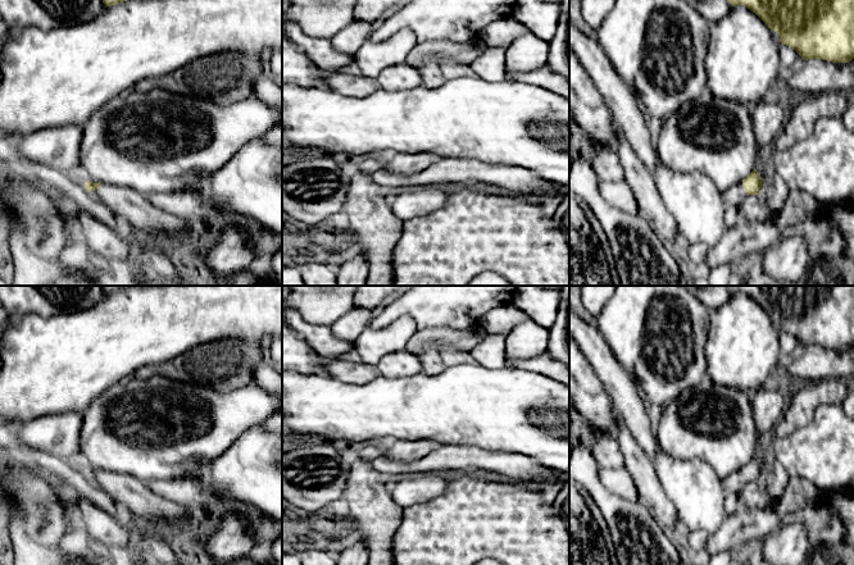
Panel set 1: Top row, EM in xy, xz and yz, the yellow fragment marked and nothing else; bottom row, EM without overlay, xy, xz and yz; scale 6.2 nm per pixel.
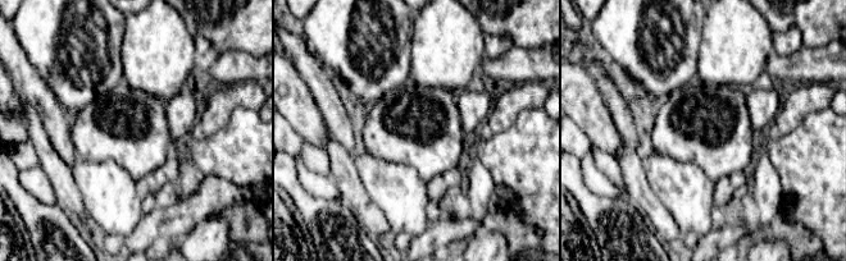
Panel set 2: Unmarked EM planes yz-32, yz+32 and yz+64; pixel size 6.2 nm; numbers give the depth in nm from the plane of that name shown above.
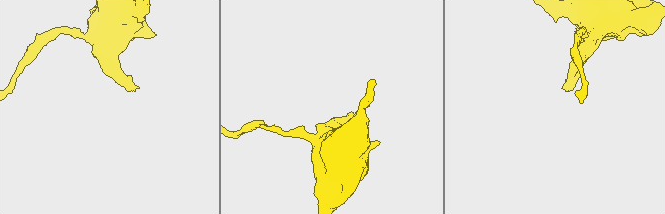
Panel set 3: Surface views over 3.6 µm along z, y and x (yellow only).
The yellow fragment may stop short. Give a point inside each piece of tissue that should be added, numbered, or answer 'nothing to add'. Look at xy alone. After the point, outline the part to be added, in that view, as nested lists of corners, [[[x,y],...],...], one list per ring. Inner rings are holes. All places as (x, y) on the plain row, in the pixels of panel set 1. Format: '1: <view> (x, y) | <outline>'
1: xy (132, 496) | [[[100,470],[100,474],[88,479],[88,482],[108,493],[117,506],[124,512],[142,518],[150,524],[167,524],[177,528],[195,528],[194,510],[155,495],[146,483],[133,477]]]

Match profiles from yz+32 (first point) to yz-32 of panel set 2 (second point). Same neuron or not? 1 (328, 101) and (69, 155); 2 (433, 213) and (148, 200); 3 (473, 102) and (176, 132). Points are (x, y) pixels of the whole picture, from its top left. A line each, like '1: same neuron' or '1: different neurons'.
1: same neuron
2: same neuron
3: same neuron

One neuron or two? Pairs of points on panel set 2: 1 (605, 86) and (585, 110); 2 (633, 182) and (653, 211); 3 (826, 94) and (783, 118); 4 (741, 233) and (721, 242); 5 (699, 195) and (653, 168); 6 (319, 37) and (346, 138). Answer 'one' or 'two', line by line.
1: two
2: one
3: one
4: one
5: one
6: two

